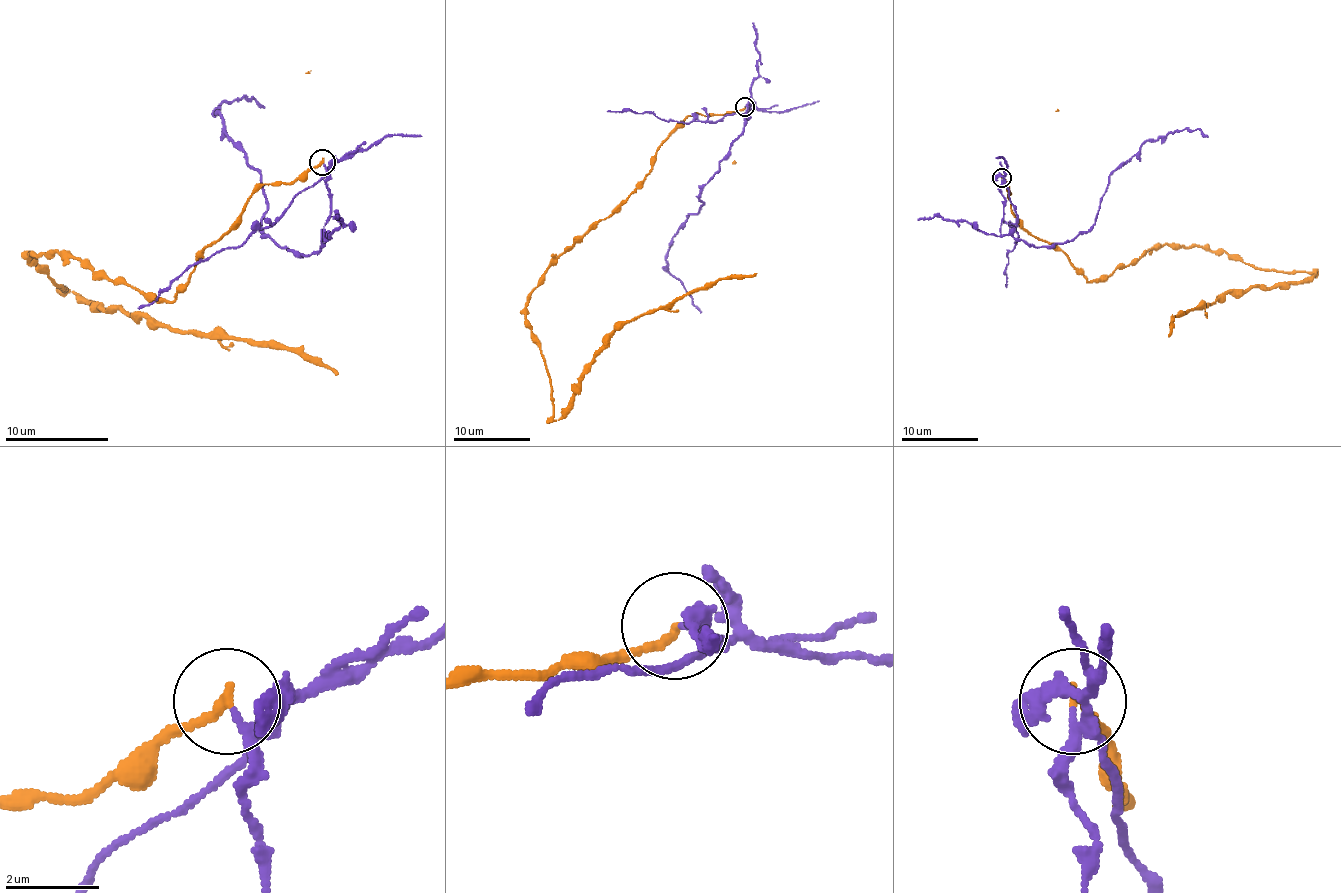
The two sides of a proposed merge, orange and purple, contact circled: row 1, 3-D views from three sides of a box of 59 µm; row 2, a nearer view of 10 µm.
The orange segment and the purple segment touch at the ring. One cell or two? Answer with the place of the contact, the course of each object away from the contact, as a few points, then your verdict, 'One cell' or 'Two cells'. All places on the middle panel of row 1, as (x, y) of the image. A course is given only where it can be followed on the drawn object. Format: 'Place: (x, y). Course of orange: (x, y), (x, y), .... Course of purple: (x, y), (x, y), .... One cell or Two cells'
Place: (745, 106). Course of orange: (745, 107), (687, 116), (633, 192), (547, 271), (525, 325), (547, 367), (552, 415), (626, 323), (757, 273). Course of purple: (745, 107), (751, 109), (745, 105), (743, 132), (666, 253), (666, 269), (701, 313). Two cells

